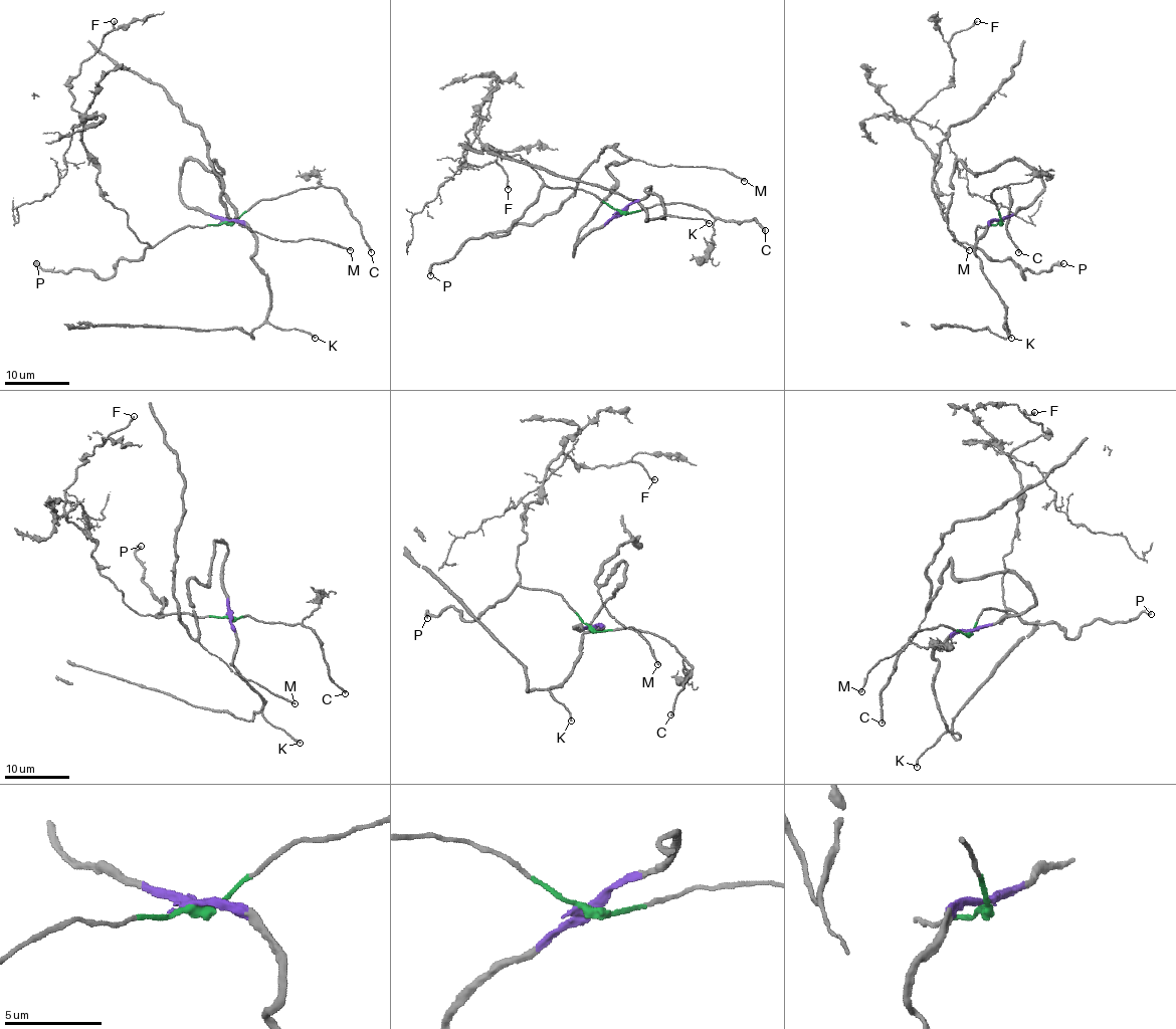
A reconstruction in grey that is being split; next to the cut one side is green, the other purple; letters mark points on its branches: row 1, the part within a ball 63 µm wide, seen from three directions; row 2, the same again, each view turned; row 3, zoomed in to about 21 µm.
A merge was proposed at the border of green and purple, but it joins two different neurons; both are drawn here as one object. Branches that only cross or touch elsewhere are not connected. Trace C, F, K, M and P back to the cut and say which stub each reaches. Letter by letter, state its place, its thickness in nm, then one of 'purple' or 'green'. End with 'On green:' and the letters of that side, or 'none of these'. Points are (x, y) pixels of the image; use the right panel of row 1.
C: at (1018, 252); 260 nm thick; green
F: at (977, 21); 240 nm thick; green
K: at (1011, 338); 220 nm thick; purple
M: at (969, 250); 200 nm thick; purple
P: at (1063, 263); 400 nm thick; green
On green: C, F, P

